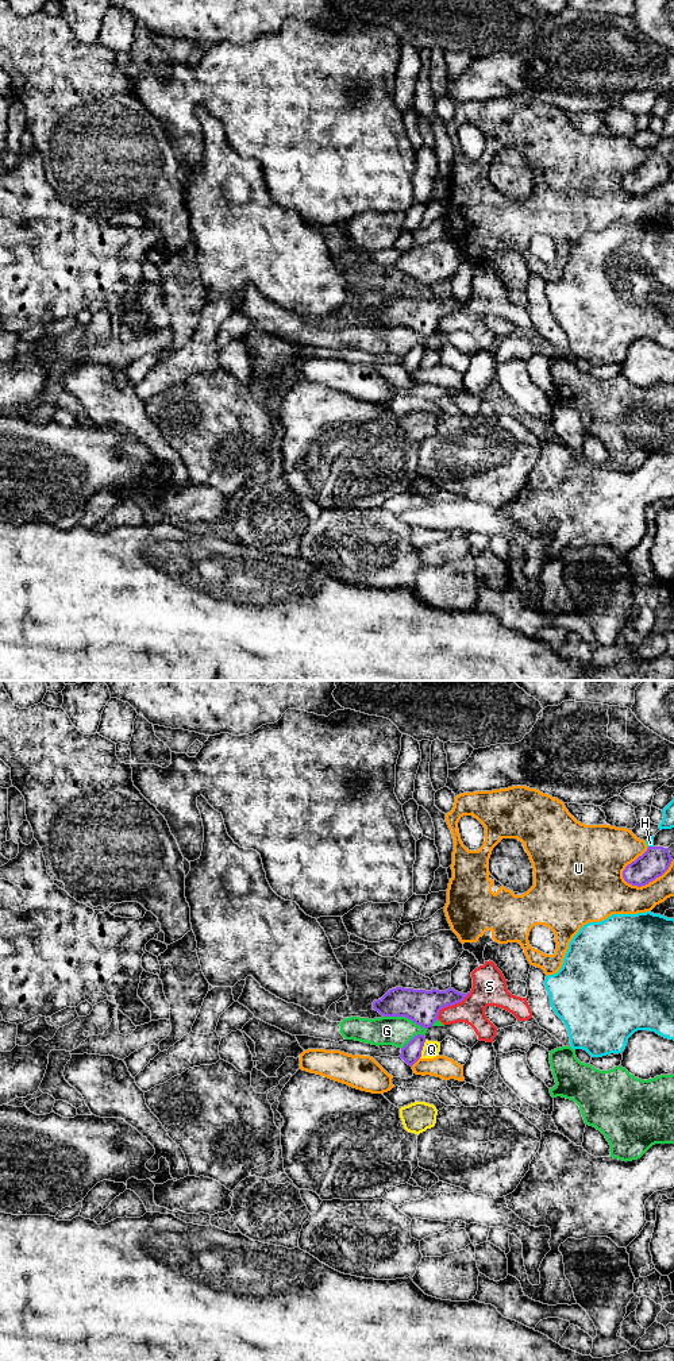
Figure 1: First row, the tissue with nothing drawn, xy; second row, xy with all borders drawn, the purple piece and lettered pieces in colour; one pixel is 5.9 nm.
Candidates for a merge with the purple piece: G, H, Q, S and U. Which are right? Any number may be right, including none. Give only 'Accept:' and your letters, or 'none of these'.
Accept: none of these

